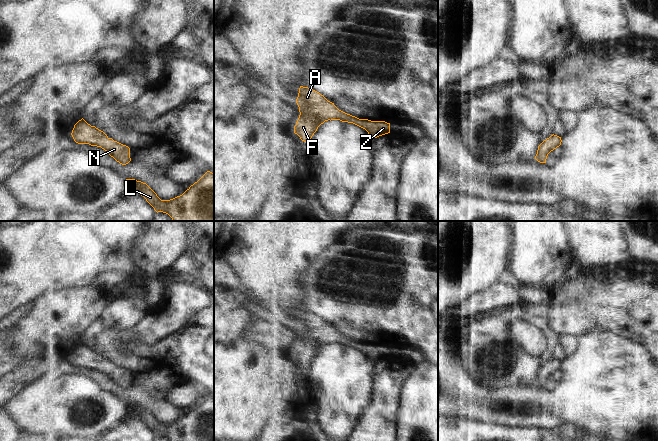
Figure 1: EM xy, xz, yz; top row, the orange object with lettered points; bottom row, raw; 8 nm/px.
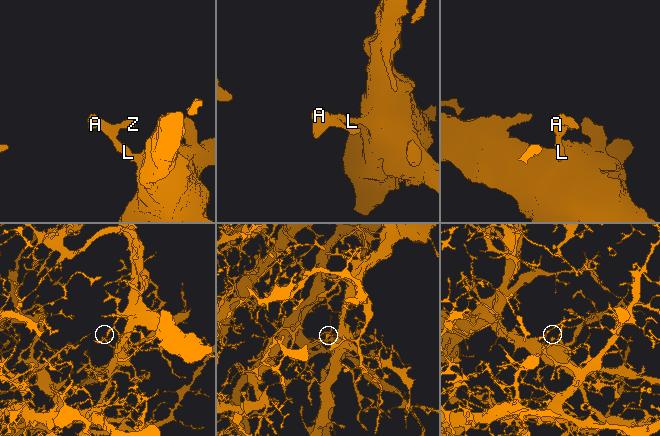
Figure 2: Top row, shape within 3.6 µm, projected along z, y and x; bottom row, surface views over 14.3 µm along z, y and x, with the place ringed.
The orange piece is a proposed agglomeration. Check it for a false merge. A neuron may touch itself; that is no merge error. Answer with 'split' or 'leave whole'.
leave whole

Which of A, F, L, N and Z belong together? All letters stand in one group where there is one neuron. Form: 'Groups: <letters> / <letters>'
Groups: A F L N Z

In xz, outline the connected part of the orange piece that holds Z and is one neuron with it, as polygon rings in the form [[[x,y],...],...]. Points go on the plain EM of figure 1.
[[[300,310],[296,327],[299,331],[299,342],[294,350],[294,357],[304,366],[310,366],[318,351],[328,344],[340,344],[353,347],[365,353],[372,361],[390,357],[390,347],[359,343],[339,334],[319,316]]]

